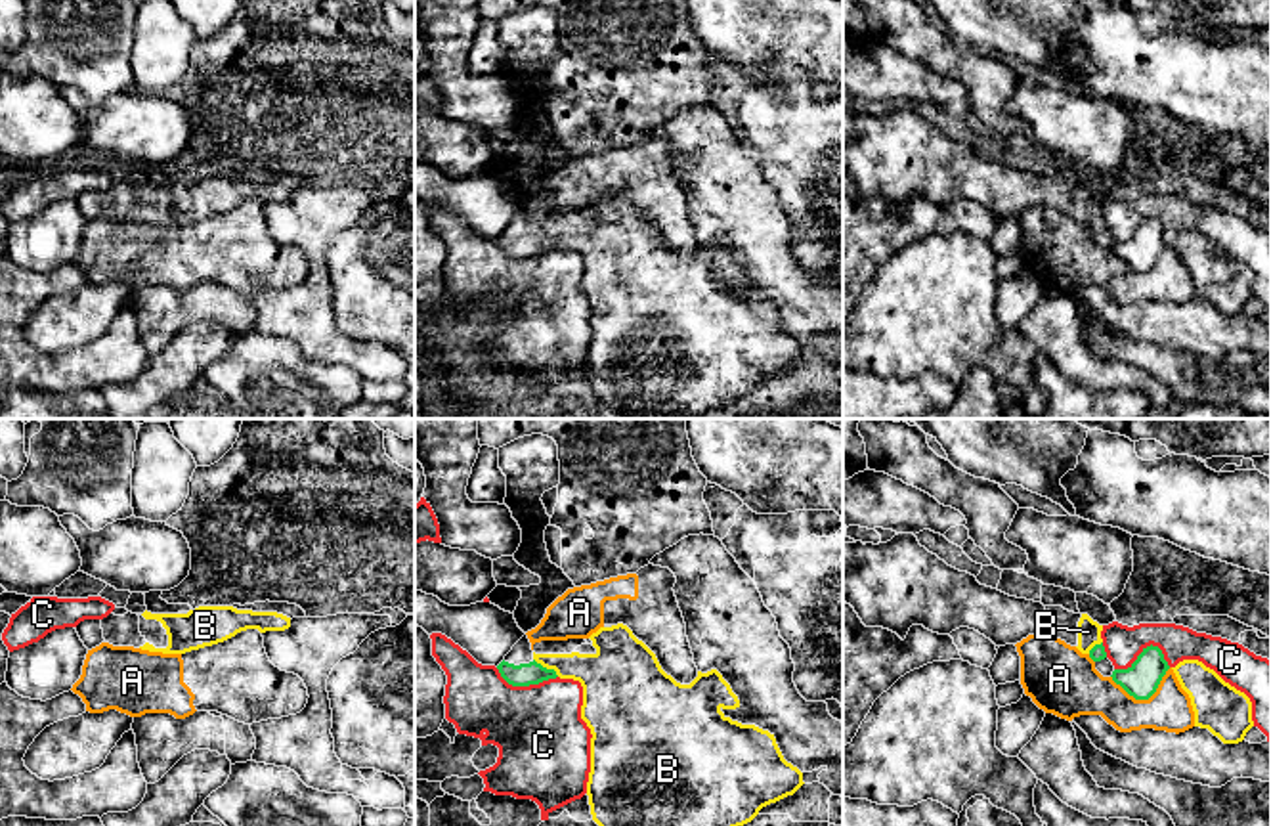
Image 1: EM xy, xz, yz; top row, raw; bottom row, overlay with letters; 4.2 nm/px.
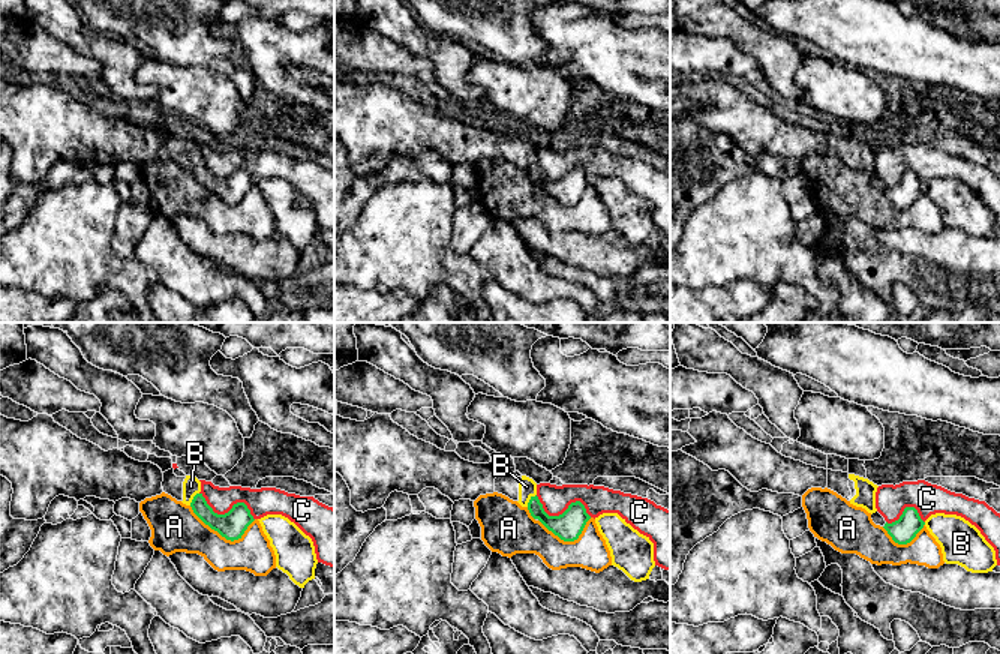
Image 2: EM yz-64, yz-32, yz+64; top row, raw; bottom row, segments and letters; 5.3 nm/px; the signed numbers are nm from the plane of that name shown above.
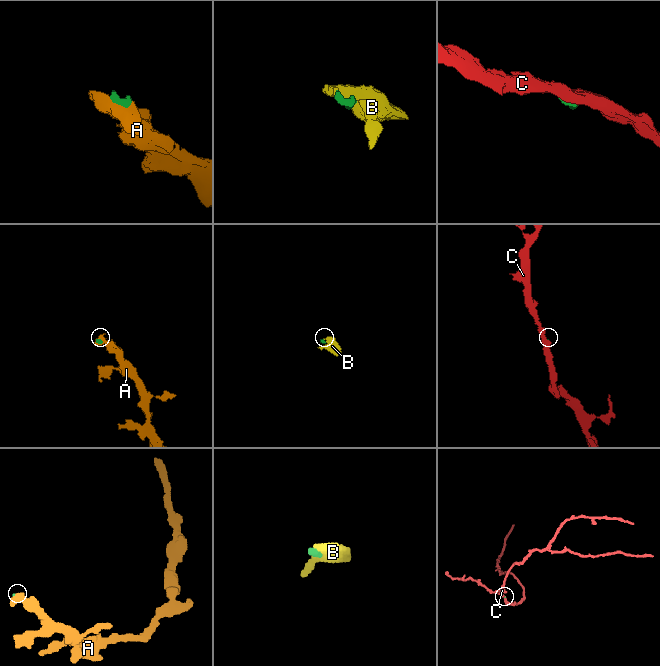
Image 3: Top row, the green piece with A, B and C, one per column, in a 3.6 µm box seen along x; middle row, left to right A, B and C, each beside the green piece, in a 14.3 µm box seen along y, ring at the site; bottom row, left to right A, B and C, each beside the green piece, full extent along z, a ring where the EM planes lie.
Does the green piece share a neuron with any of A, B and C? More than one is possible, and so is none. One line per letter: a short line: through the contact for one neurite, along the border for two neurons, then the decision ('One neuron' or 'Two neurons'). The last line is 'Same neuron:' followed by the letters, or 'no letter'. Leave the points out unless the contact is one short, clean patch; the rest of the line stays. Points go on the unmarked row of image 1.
A: Two neurons
B: One neuron
C: Two neurons
Same neuron: B

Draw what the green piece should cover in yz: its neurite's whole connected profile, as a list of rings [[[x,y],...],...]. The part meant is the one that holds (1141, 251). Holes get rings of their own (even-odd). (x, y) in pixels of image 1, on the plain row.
[[[1147,218],[1128,241],[1114,241],[1112,252],[1135,272],[1149,272],[1170,241],[1158,218]]]

